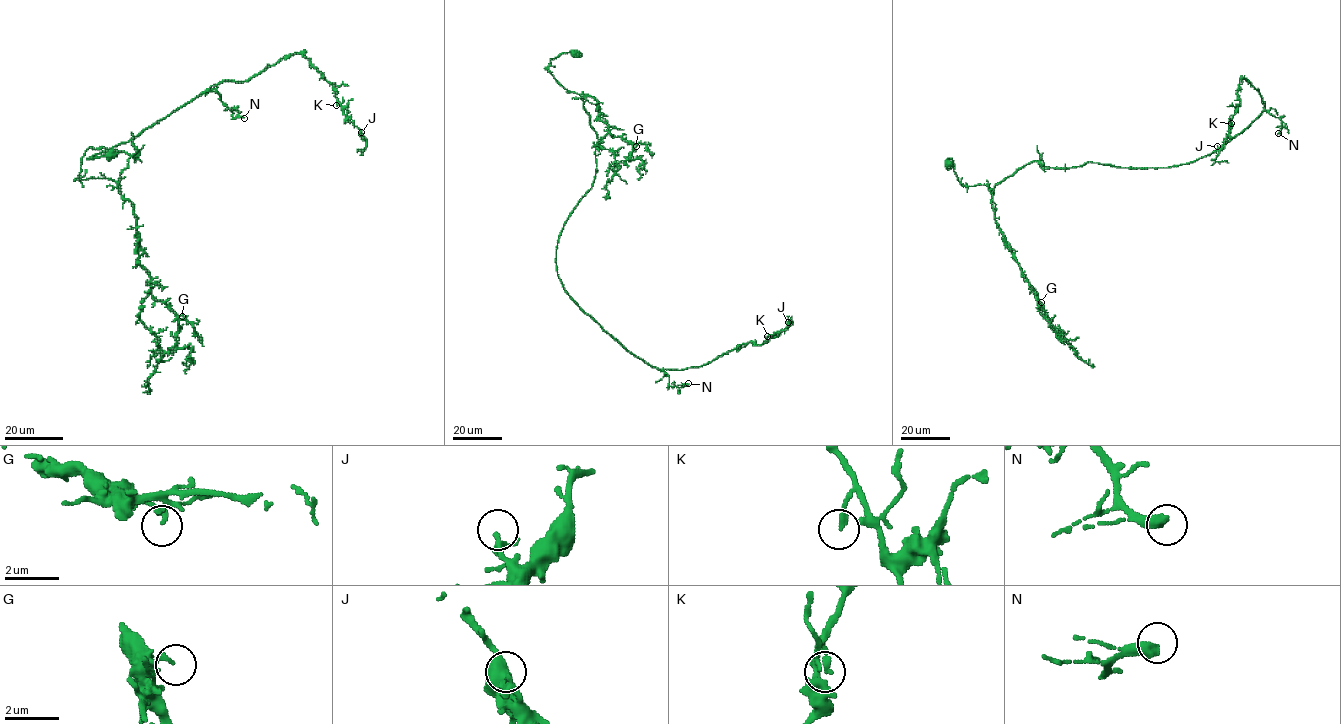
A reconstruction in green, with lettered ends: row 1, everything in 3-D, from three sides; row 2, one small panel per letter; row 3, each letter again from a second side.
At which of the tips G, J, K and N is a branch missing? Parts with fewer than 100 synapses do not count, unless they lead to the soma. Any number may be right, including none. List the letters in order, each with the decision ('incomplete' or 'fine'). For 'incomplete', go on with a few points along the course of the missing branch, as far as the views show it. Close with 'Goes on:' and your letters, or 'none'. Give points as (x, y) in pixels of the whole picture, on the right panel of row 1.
G: fine
J: fine
K: fine
N: incomplete; missing branch runs (1278, 133), (1278, 151), (1273, 168), (1263, 178), (1263, 187), (1251, 198), (1251, 192)
Goes on: N

